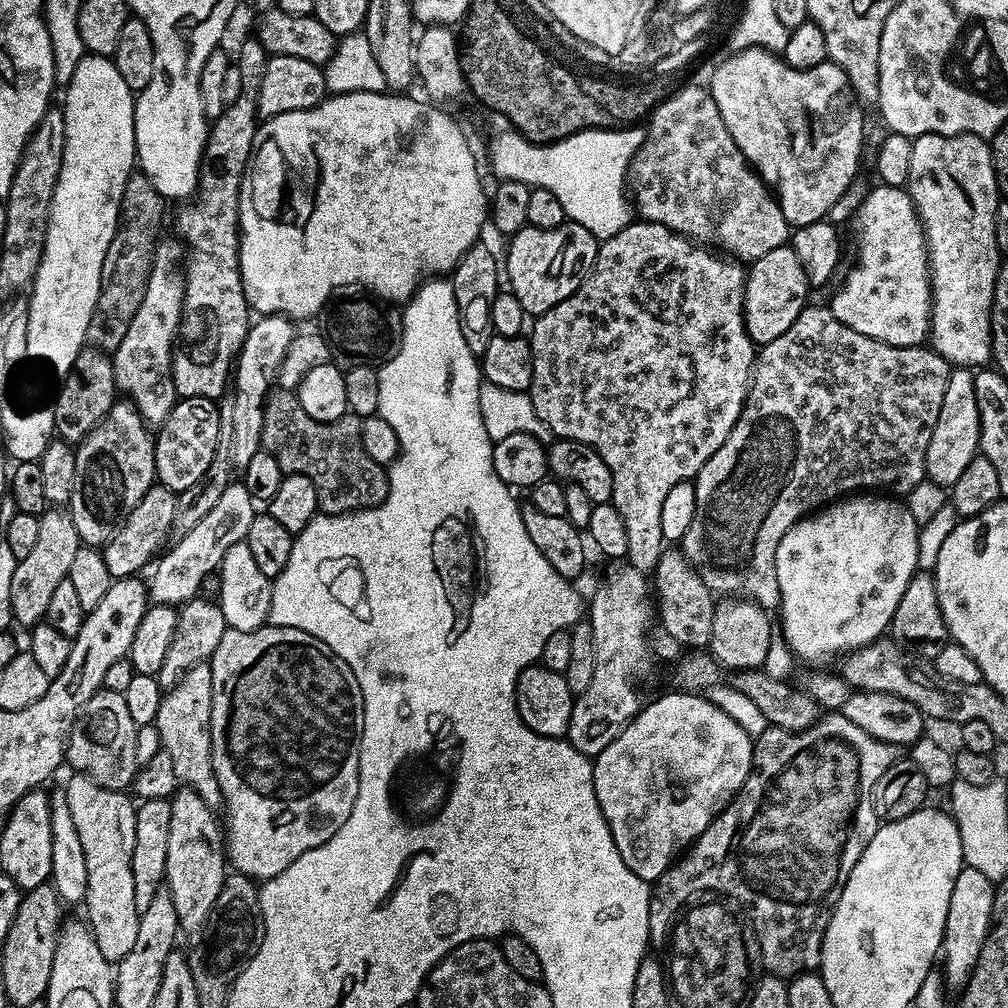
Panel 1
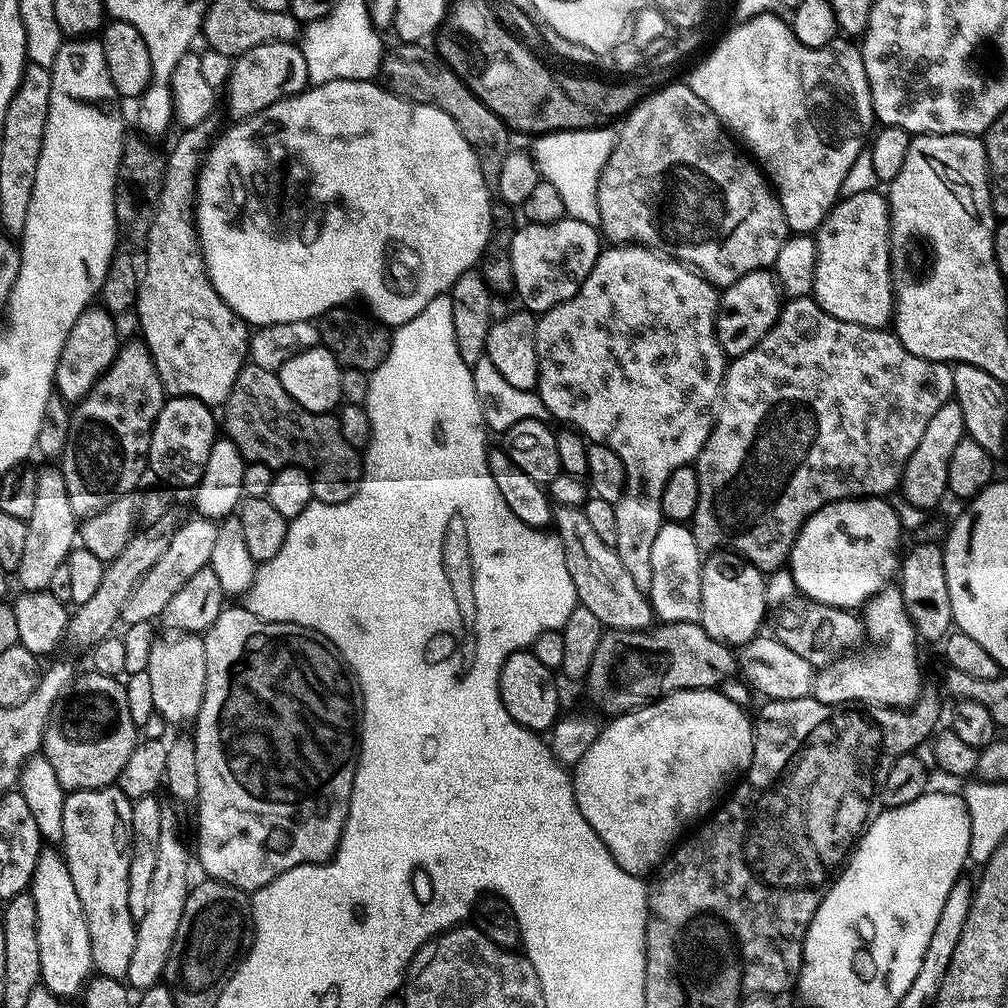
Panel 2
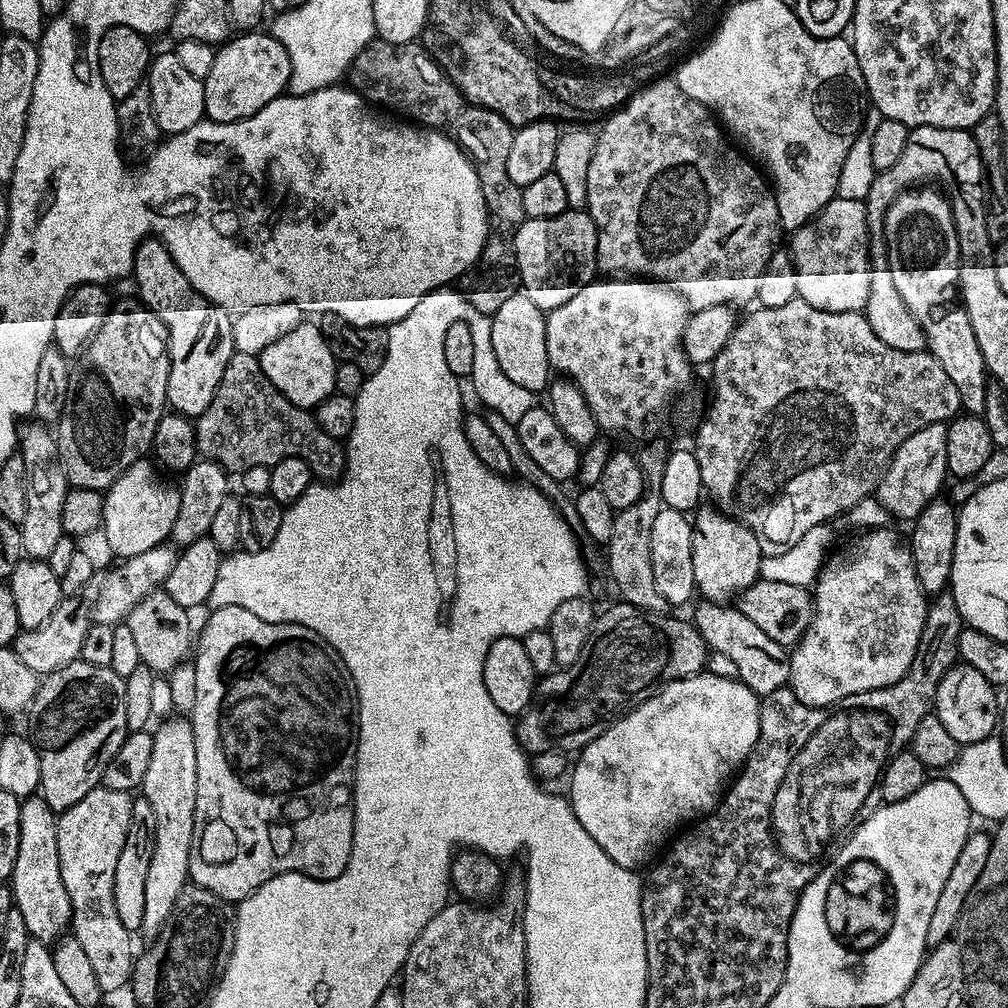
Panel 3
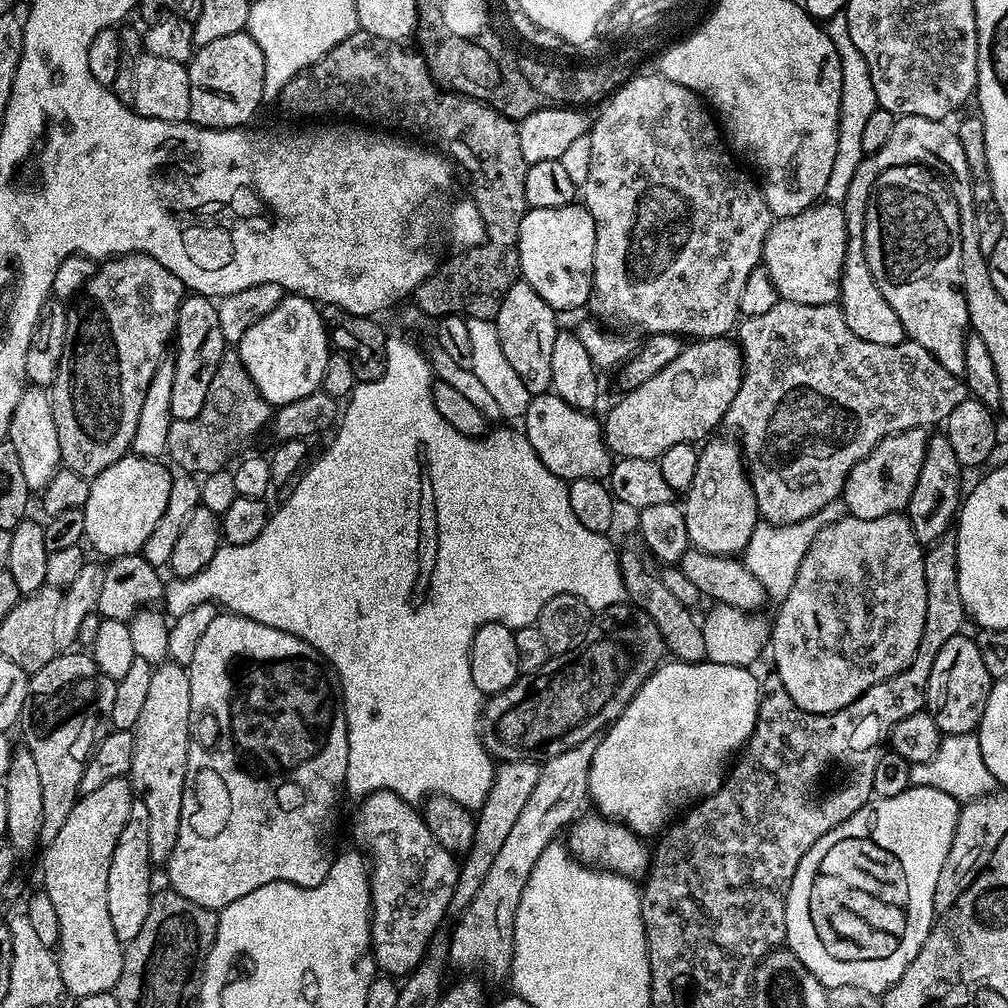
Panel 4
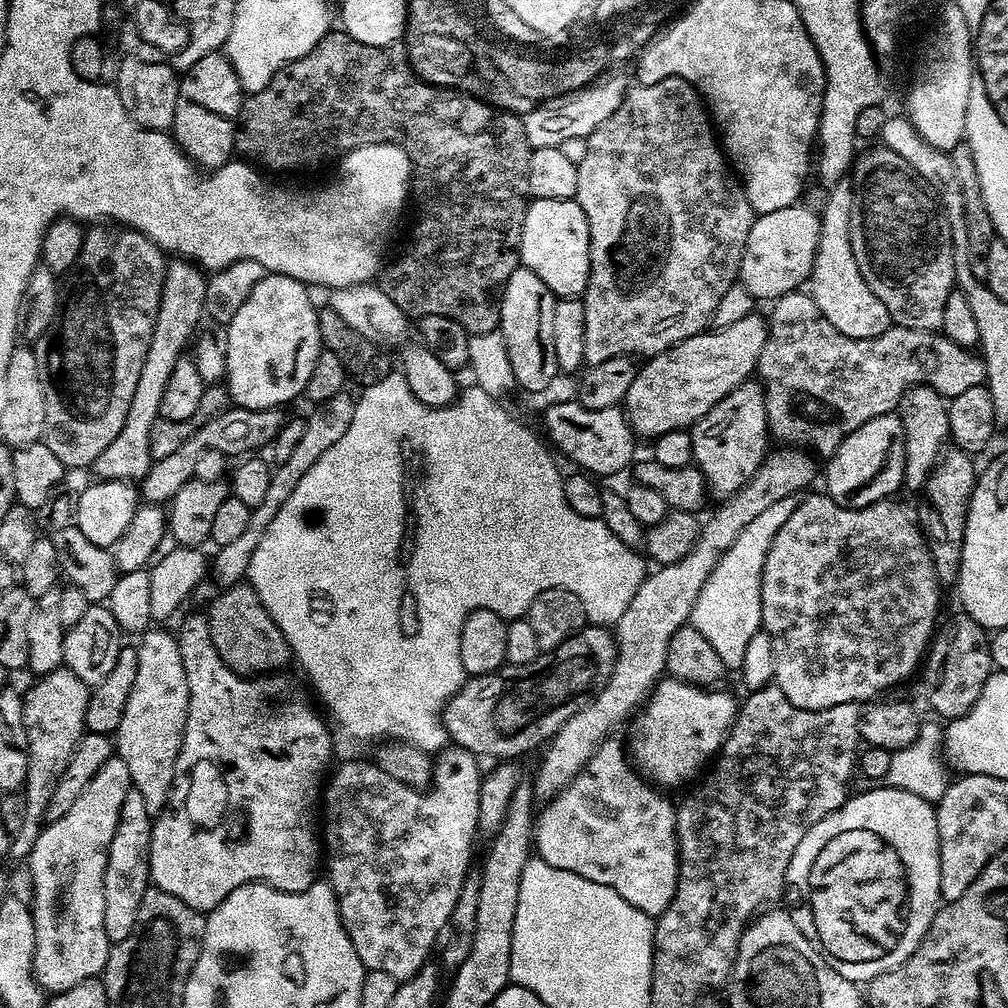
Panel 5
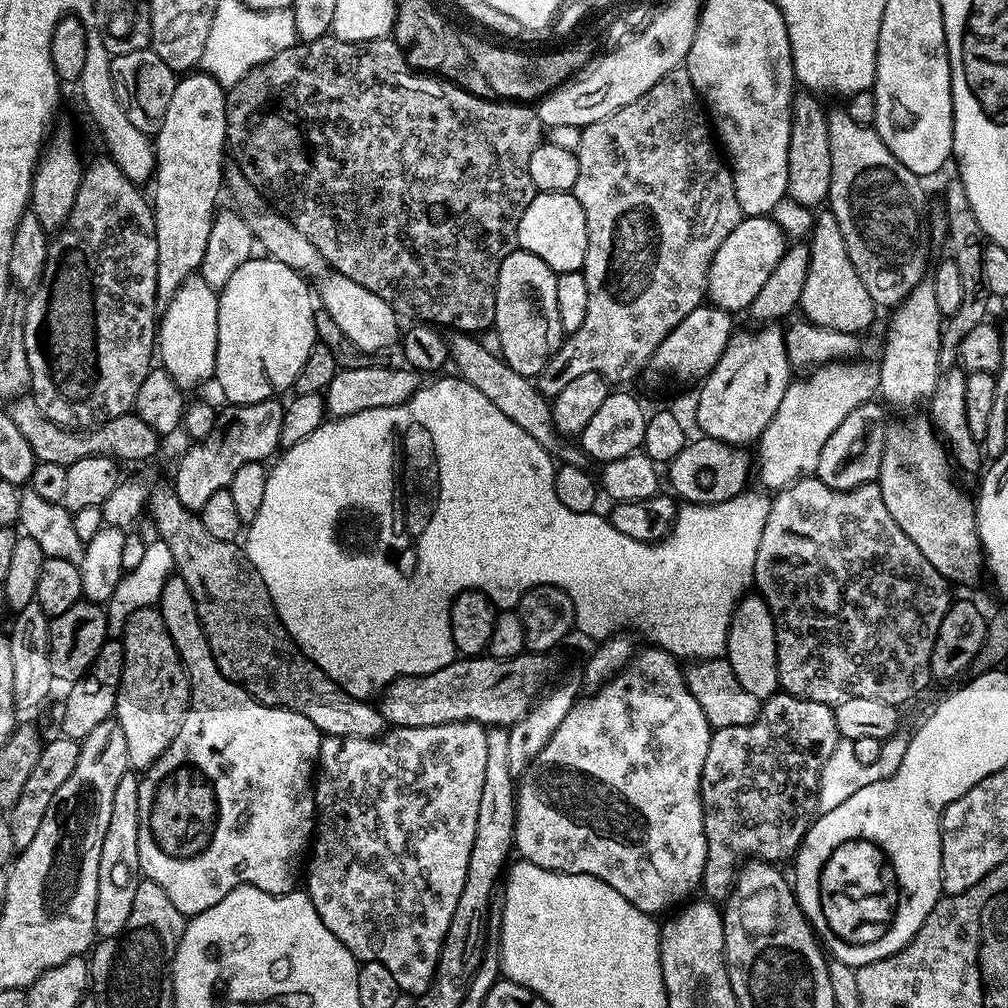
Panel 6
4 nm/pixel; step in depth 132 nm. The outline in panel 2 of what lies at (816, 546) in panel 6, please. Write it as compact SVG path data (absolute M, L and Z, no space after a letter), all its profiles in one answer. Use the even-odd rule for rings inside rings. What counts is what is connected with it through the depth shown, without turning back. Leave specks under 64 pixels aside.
M885 586L873 596L862 609L862 619L871 648L865 647L855 654L841 656L834 663L819 669L815 673L811 695L829 706L911 708L922 691L920 656L916 653L918 637L910 622L910 614L906 614L899 587Z

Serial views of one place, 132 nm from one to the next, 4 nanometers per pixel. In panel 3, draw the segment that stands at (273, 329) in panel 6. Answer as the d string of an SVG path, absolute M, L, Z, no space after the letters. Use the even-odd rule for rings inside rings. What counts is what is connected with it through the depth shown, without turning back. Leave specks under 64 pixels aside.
M319 323L299 324L294 330L290 330L290 334L278 338L278 342L274 342L273 345L266 346L266 350L260 352L259 358L266 378L270 378L270 382L274 382L274 386L278 386L278 390L286 394L290 402L294 402L294 406L312 410L336 392L338 361L330 350Z

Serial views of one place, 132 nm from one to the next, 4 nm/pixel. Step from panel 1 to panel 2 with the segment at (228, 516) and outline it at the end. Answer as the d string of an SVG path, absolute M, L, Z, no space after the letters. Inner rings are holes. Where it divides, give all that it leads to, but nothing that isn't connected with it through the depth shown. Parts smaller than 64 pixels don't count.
M203 518L195 519L186 521L176 533L174 531L171 533L162 558L158 558L158 562L132 591L132 597L124 607L122 620L125 625L152 622L155 621L155 616L156 619L163 617L170 598L174 598L174 594L178 594L178 590L182 590L182 586L186 586L190 578L194 578L194 574L198 574L200 570L211 565L217 525Z

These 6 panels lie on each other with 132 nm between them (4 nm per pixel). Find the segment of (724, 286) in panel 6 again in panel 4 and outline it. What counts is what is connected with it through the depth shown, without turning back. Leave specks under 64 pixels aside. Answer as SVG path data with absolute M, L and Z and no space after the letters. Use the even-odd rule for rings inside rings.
M817 202L802 214L779 217L766 234L762 257L777 297L803 304L836 304L847 241L846 218L839 204Z

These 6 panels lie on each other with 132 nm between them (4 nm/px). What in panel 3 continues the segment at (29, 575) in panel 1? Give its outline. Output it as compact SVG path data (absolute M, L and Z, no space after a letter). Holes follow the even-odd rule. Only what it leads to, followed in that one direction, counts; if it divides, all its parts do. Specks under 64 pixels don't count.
M25 423L18 432L18 454L26 466L28 475L26 518L22 518L19 524L20 533L25 557L33 560L47 560L58 538L65 536L62 530L62 502L66 502L70 485L66 478L66 470L62 466L62 458L58 454L55 431L47 424L28 423Z

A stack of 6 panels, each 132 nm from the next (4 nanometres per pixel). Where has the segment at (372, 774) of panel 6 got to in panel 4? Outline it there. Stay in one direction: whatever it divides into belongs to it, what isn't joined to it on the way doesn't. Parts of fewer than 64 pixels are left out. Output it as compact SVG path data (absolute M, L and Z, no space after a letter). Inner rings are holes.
M378 790L377 792L368 793L357 804L360 805L357 806L356 817L352 820L352 836L356 839L357 845L355 844L355 847L370 861L370 883L372 885L372 959L375 960L376 967L381 973L393 978L404 978L407 977L413 968L419 966L420 959L424 957L424 953L428 950L428 945L432 943L432 937L436 935L438 929L443 925L440 923L443 922L444 916L447 917L449 915L448 907L450 906L450 898L454 894L454 886L458 882L460 864L457 857L444 849L438 842L438 838L434 838L434 834L430 834L423 815L417 809L415 812L412 809L415 807L409 801L403 800L398 794L387 792L386 790Z

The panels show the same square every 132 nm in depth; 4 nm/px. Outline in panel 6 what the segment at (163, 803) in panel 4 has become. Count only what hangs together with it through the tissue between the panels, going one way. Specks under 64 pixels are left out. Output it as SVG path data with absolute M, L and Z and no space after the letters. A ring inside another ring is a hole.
M155 607L138 609L124 621L123 632L124 669L114 718L122 726L122 734L126 734L129 765L147 770L182 730L190 699L188 674Z

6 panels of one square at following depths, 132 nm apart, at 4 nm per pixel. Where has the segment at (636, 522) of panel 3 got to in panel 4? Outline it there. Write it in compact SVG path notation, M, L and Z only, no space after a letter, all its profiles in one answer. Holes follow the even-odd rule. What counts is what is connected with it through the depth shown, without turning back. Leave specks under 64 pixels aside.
M639 547L619 549L620 573L624 583L625 597L639 611L644 612L658 626L658 630L664 639L664 647L669 657L677 660L684 660L688 664L699 664L708 656L708 637L705 629L695 620L693 609L687 608L678 602L670 590L666 590L660 581L659 575L648 569L648 564L644 561L645 553Z

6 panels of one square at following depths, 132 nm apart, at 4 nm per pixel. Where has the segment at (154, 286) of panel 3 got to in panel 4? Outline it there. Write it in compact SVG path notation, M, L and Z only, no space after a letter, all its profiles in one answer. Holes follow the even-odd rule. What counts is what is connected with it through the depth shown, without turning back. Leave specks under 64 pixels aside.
M190 294L185 297L180 304L179 318L177 320L176 342L178 348L177 354L174 354L176 362L173 393L170 396L170 410L173 420L189 420L202 410L202 405L206 402L206 394L209 393L210 381L214 378L214 373L218 368L218 362L224 356L226 345L222 338L222 328L218 321L218 312L216 304L207 296L199 294Z

